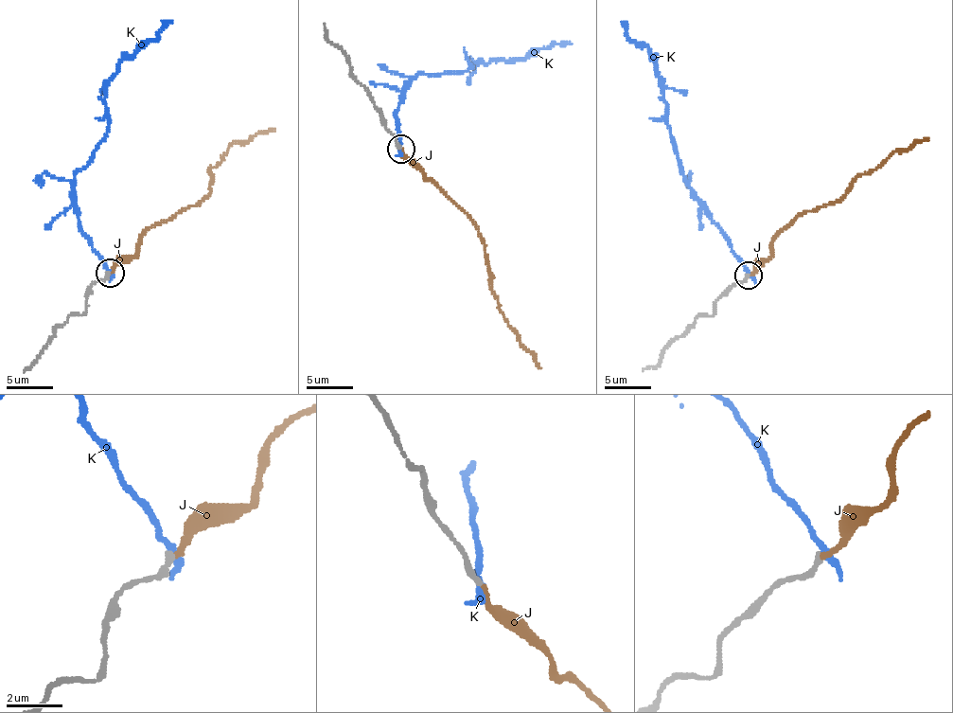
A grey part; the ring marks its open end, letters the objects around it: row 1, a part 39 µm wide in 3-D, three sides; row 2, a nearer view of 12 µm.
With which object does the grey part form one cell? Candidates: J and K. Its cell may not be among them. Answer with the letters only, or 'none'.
J

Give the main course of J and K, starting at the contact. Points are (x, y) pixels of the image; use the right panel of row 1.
J: (748, 276), (797, 215), (838, 200), (859, 174), (927, 137)
K: (748, 275), (724, 232), (682, 173), (670, 132), (663, 85), (648, 48), (626, 35), (622, 21)

